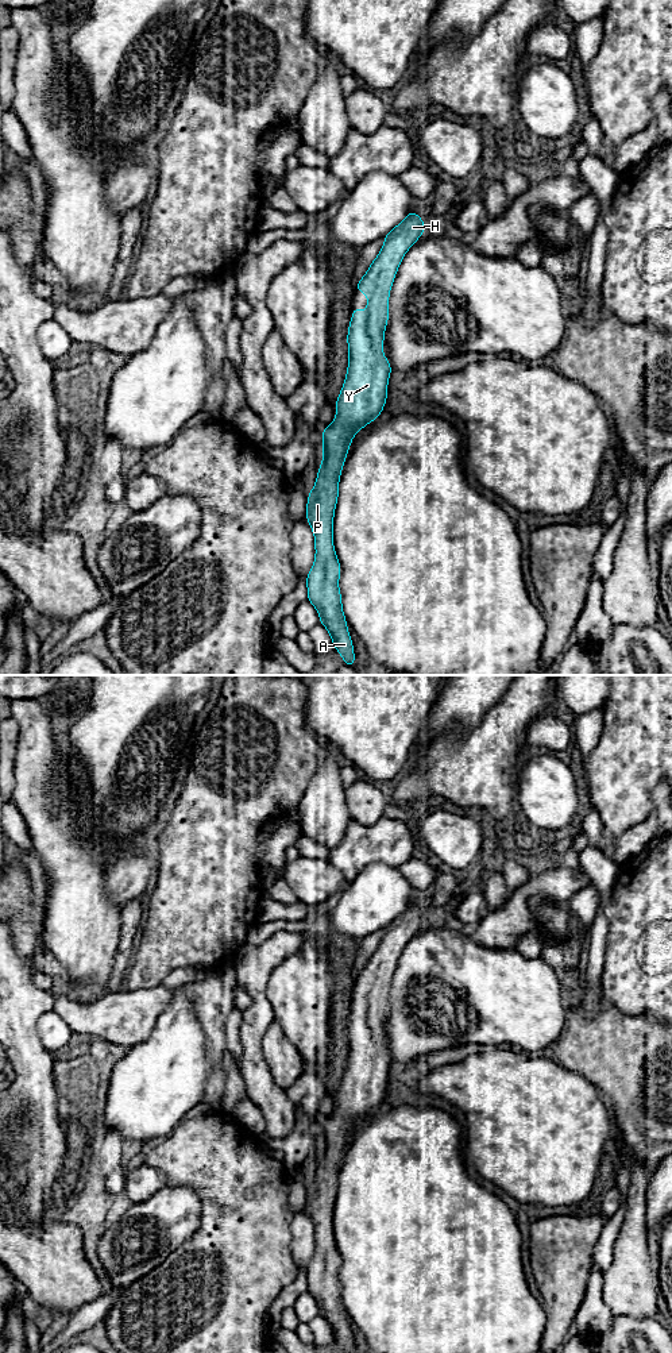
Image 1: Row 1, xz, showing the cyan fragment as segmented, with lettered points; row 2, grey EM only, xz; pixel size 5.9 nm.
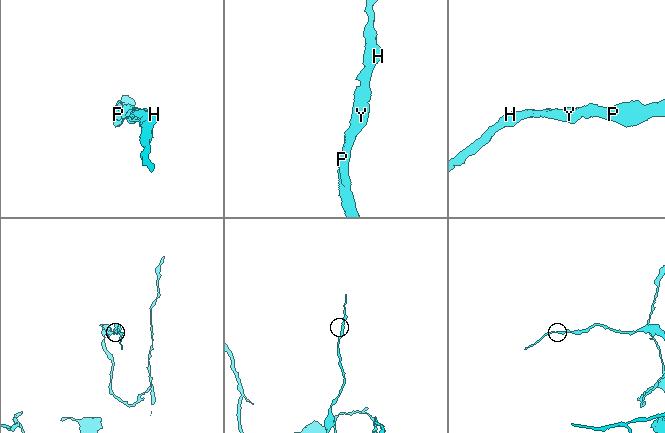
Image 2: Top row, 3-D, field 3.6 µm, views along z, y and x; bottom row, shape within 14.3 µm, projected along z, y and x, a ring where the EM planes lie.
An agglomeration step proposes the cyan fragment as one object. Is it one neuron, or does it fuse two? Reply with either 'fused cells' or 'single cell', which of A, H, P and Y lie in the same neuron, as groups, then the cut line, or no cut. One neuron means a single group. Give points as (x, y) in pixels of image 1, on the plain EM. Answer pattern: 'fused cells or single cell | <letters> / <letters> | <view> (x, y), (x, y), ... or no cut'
single cell | A H P Y | no cut

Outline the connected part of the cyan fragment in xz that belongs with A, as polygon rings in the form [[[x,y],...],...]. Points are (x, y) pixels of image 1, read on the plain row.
[[[414,901],[390,924],[385,926],[385,934],[378,948],[371,953],[368,961],[359,971],[356,983],[367,987],[367,1002],[352,1001],[348,1017],[348,1060],[339,1090],[335,1095],[336,1109],[323,1123],[323,1155],[317,1163],[314,1179],[309,1183],[306,1195],[306,1211],[314,1226],[314,1254],[306,1268],[308,1292],[316,1299],[320,1315],[329,1323],[332,1335],[344,1353],[355,1353],[352,1330],[348,1323],[347,1311],[343,1304],[339,1269],[340,1253],[333,1238],[333,1209],[339,1188],[339,1172],[347,1145],[354,1128],[367,1115],[376,1111],[387,1091],[387,1075],[391,1057],[382,1044],[385,1021],[389,1013],[389,987],[398,959],[408,941],[420,930],[425,922],[425,913]]]

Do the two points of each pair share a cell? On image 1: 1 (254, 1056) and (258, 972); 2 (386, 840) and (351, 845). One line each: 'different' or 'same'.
1: same
2: same

